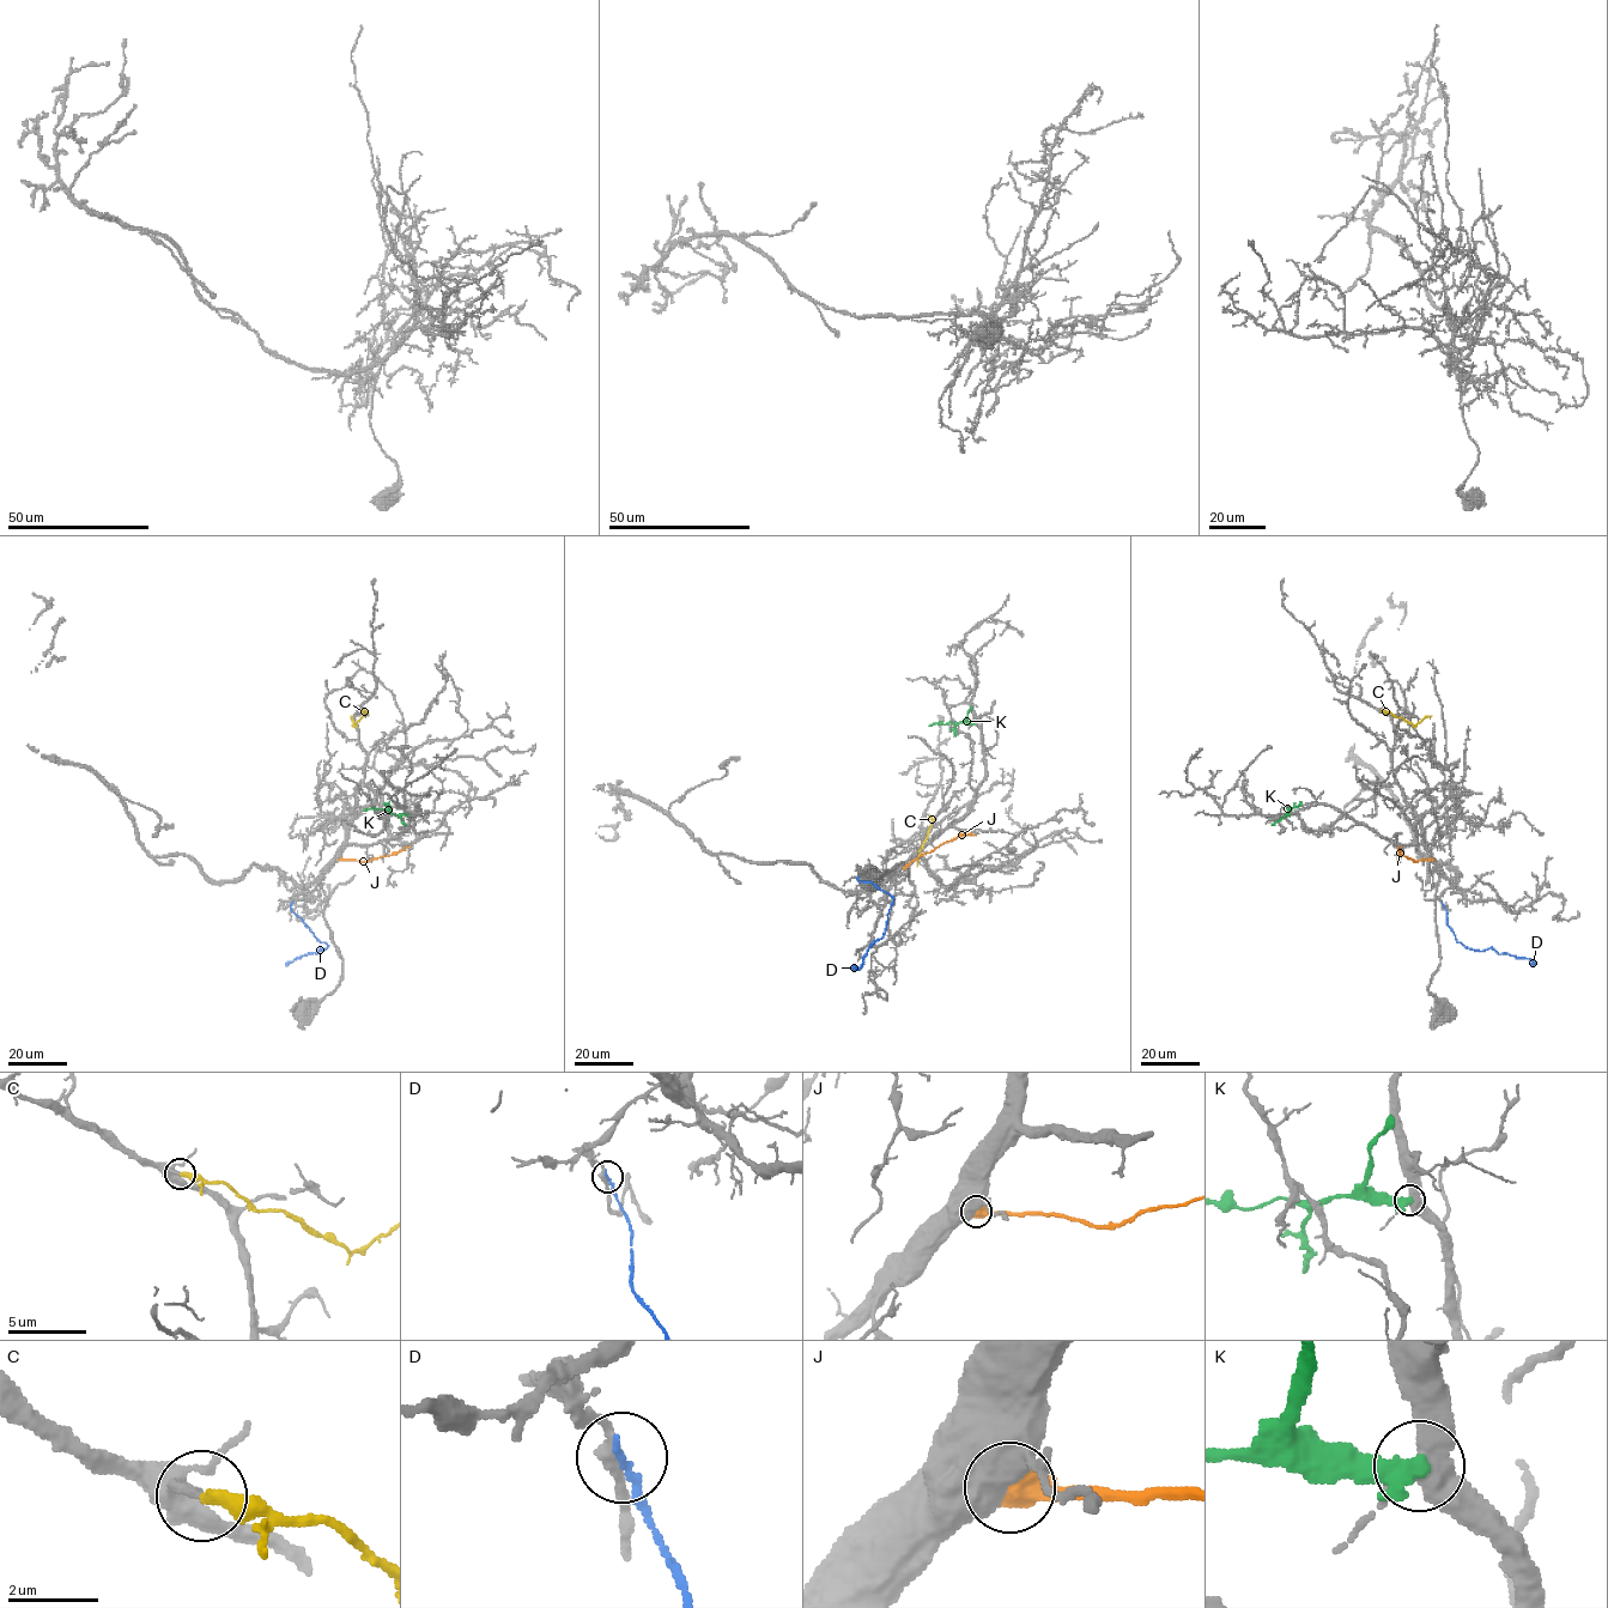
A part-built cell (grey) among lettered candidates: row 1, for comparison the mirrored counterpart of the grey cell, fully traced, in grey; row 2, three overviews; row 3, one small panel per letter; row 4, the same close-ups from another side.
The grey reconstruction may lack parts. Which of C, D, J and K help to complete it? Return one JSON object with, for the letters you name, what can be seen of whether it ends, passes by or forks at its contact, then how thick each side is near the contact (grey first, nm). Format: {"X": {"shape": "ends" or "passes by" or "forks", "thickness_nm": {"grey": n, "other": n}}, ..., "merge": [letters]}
{"C": {"shape": "ends", "thickness_nm": {"grey": 200, "other": 320}}, "merge": ["C"]}

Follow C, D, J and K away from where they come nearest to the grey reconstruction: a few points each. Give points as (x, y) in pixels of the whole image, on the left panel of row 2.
C: (363, 710), (355, 724), (350, 718)
D: (291, 902), (293, 912), (327, 947), (321, 951), (320, 947), (316, 954), (296, 958), (286, 966)
J: (339, 860), (366, 862), (410, 847)
K: (407, 814), (384, 809), (363, 811)

